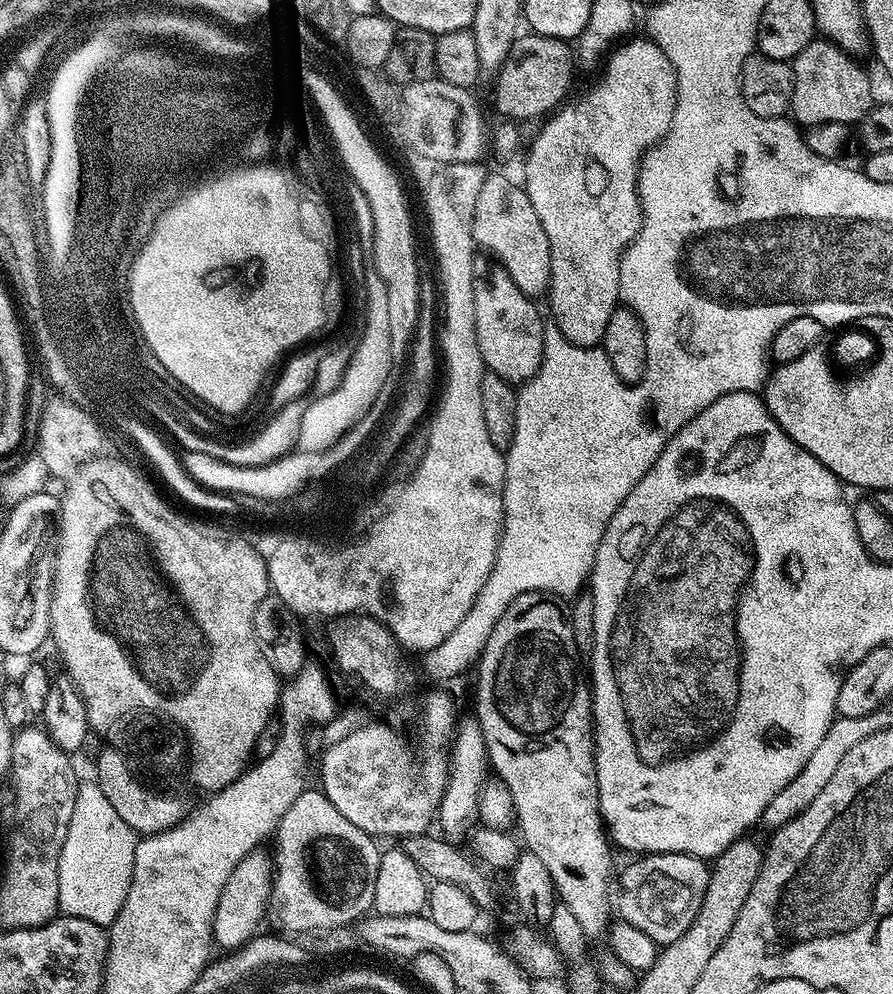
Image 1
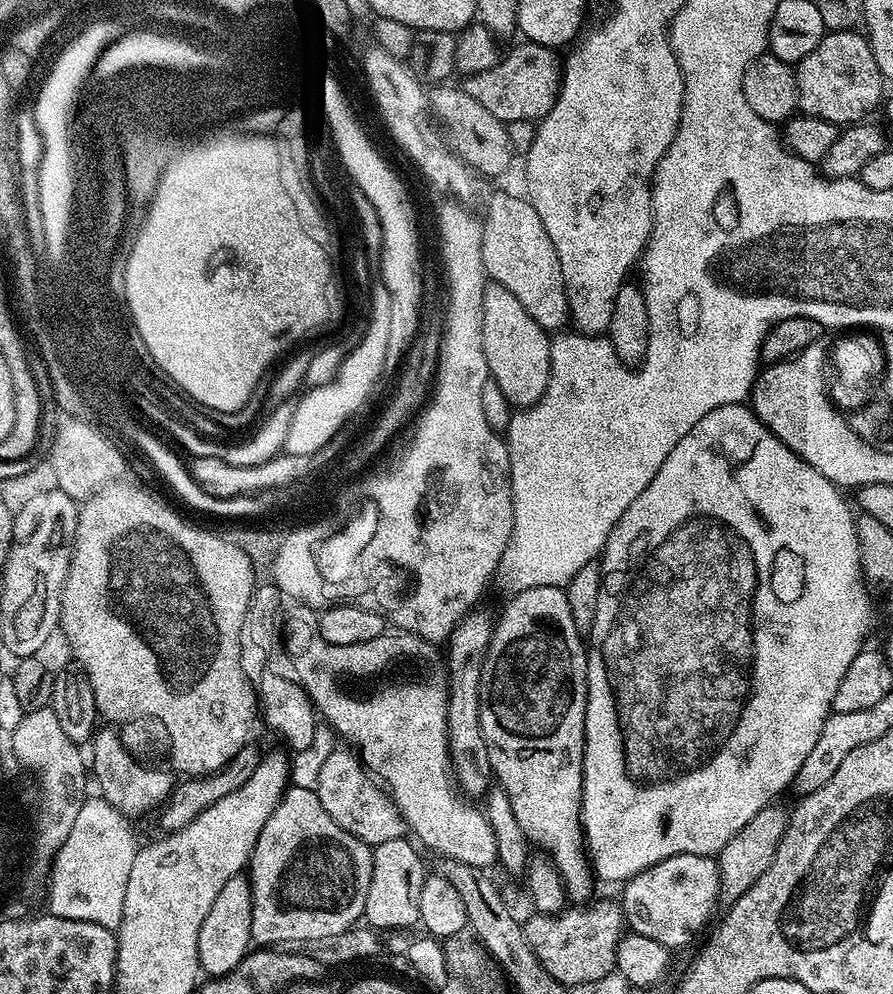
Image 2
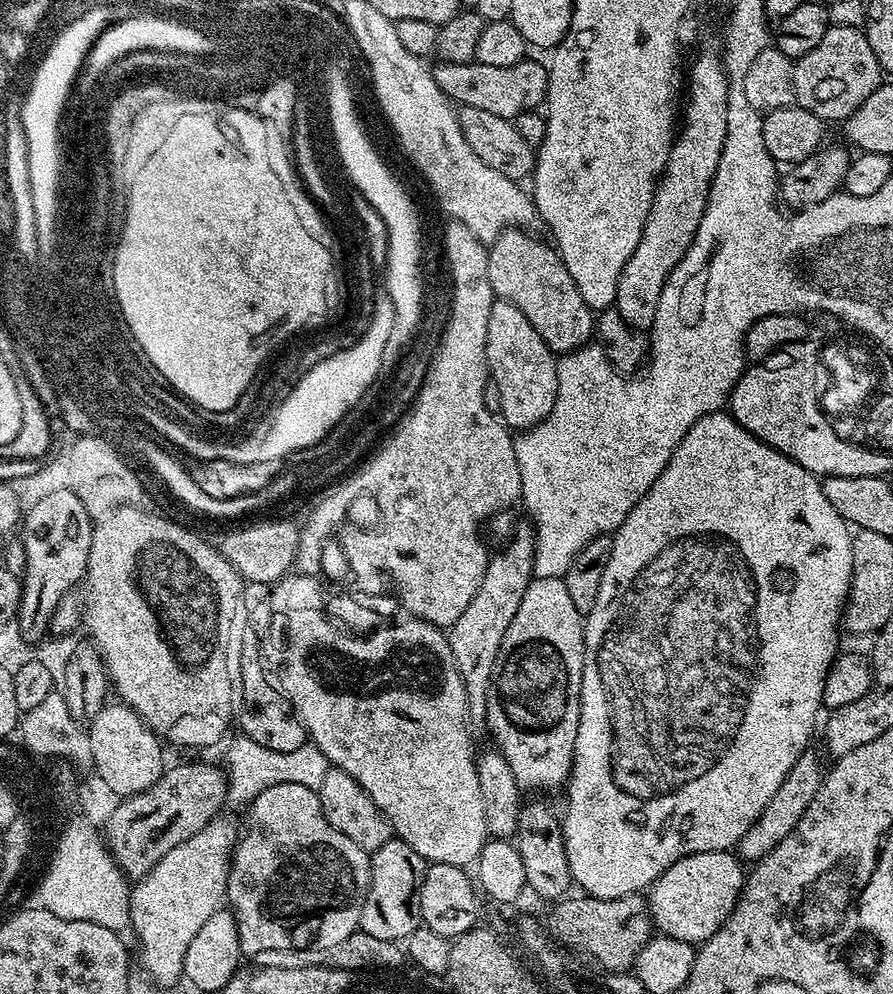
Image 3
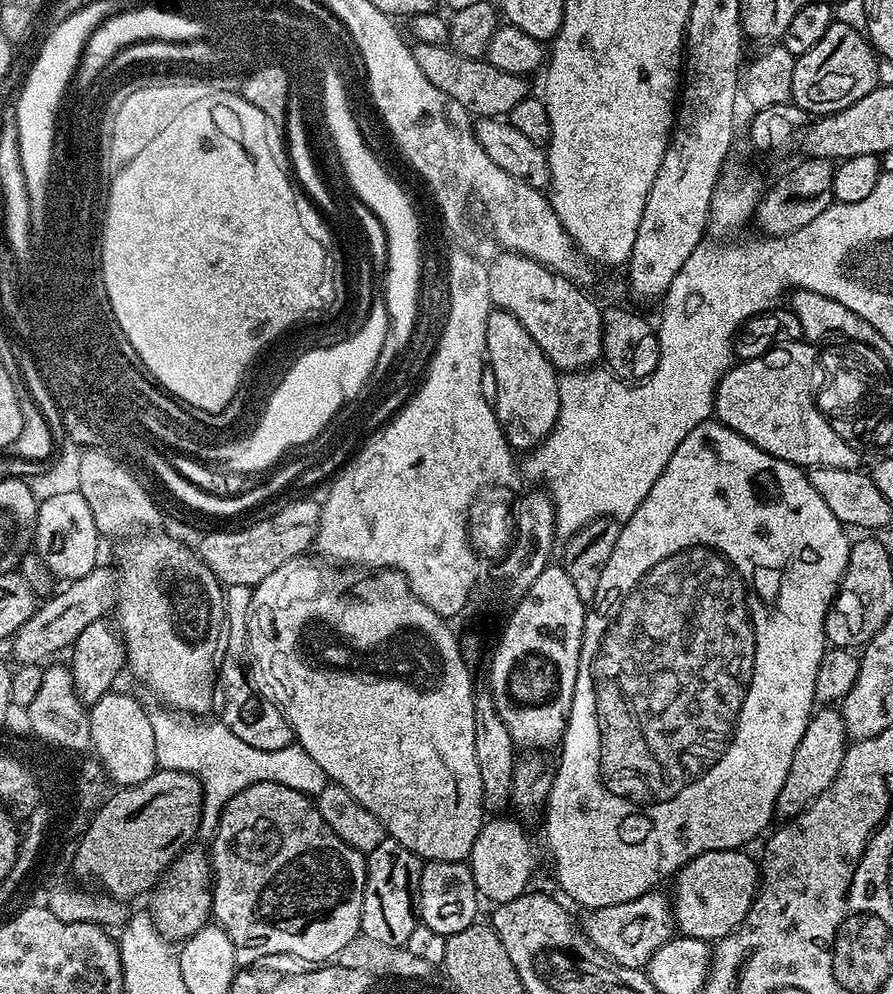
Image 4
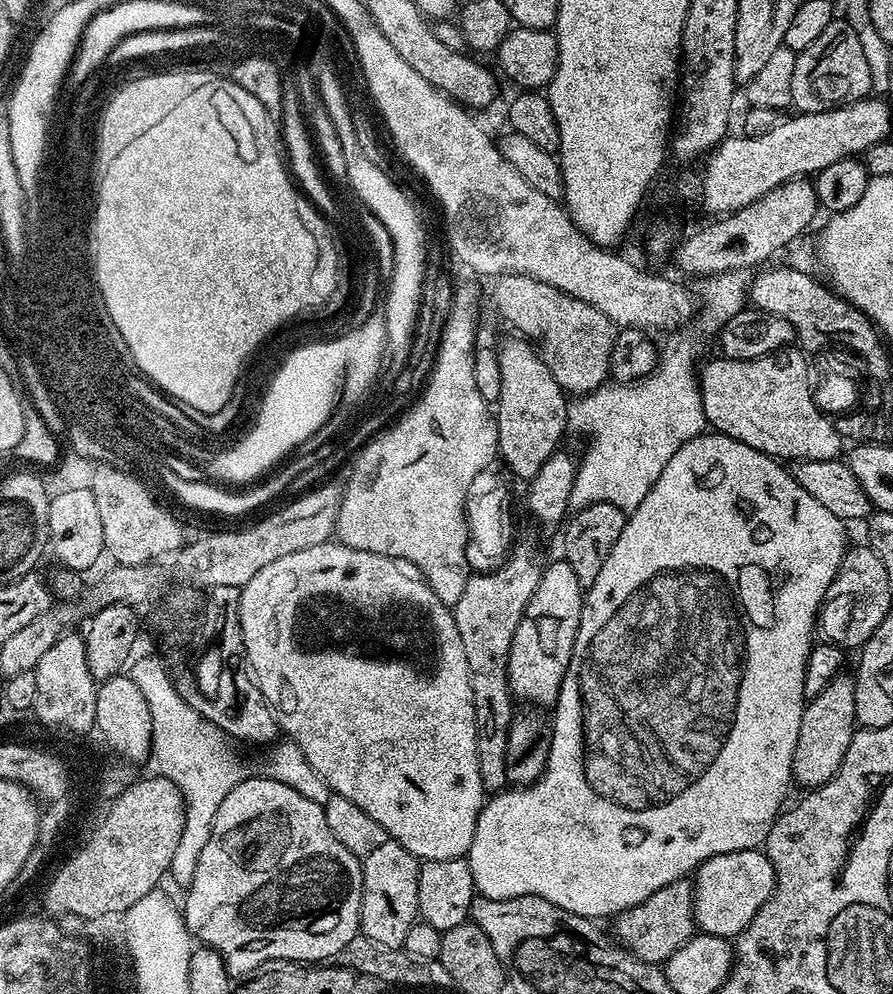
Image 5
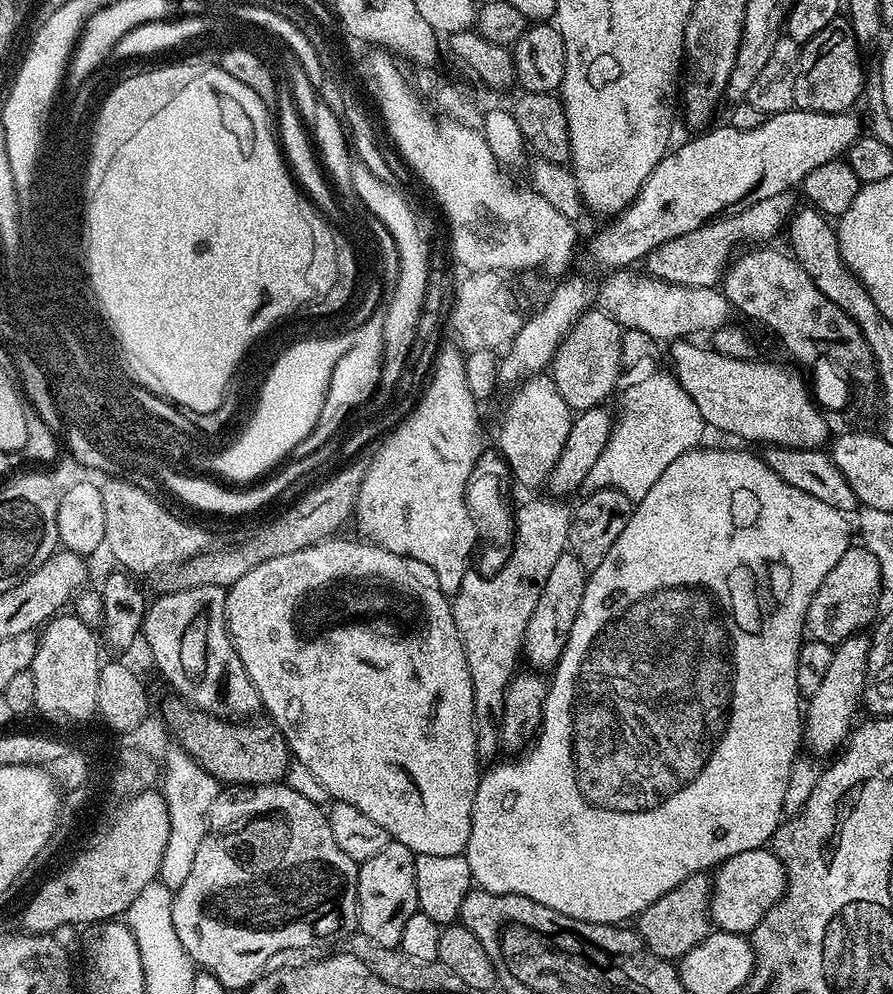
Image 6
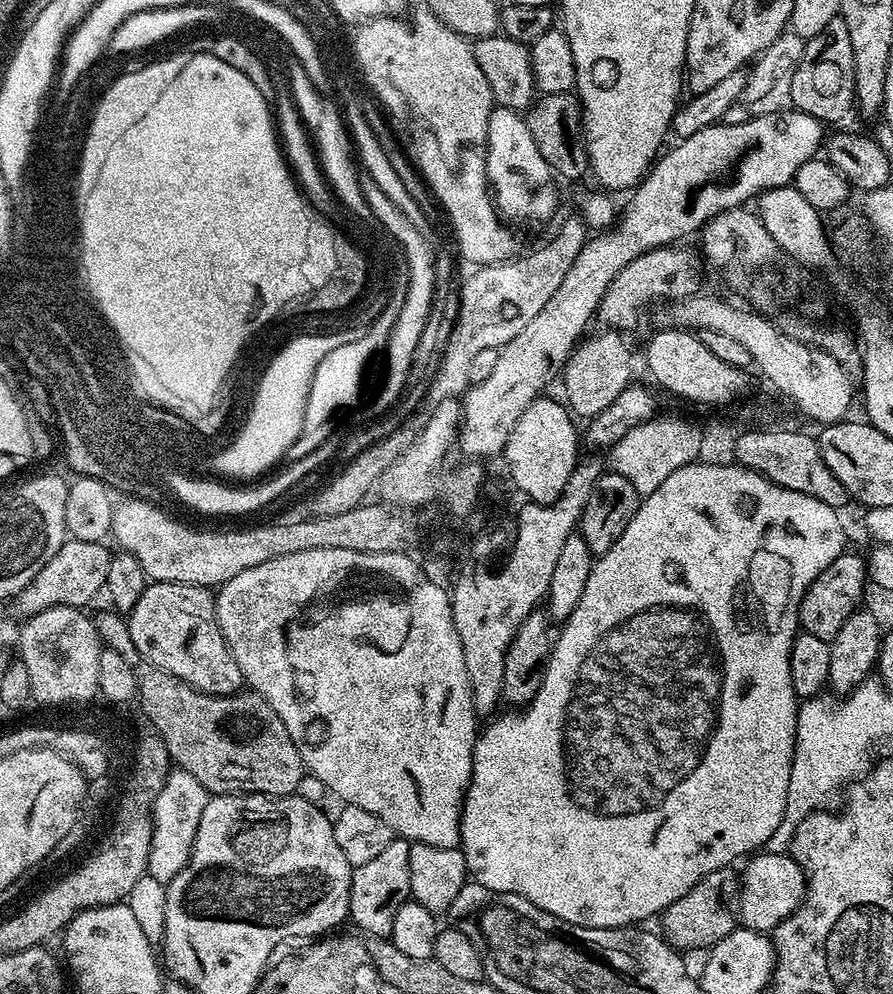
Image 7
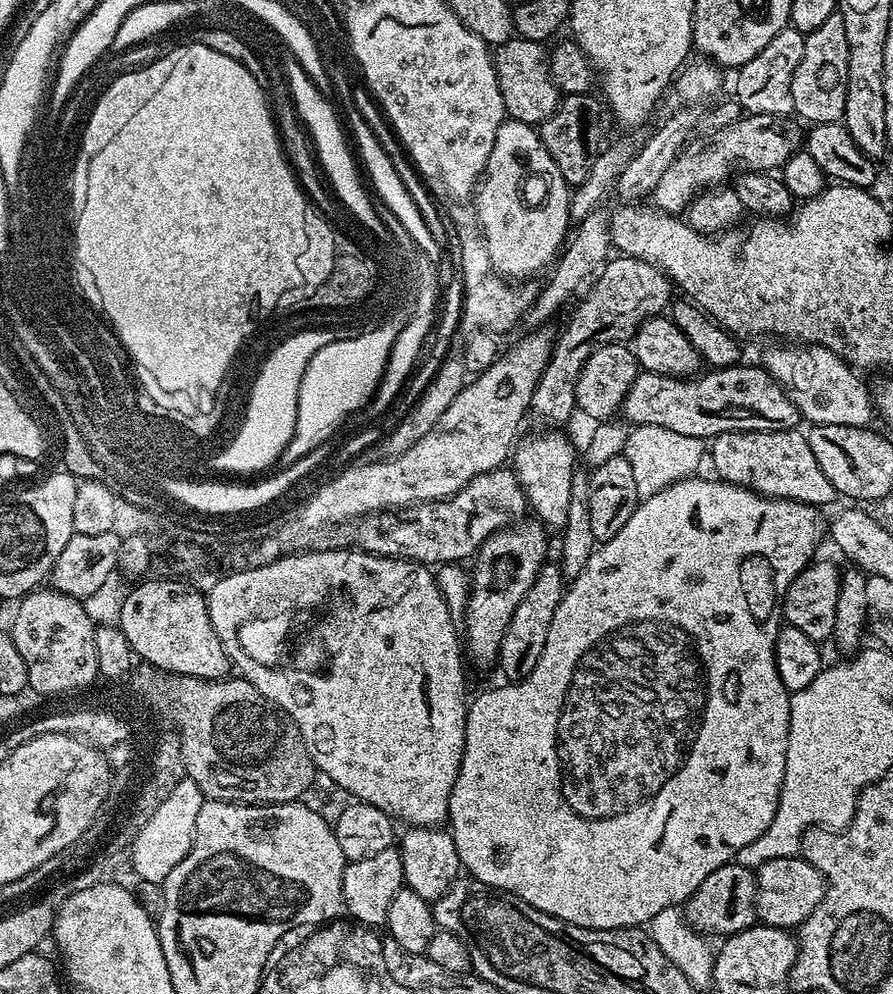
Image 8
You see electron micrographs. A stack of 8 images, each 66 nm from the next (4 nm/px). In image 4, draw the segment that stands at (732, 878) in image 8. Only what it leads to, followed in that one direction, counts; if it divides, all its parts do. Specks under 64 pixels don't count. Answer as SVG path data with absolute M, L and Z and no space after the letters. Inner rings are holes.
M653 890L629 902L615 906L598 907L585 913L581 928L587 938L602 954L627 968L643 969L651 956L675 935L676 927L669 897Z

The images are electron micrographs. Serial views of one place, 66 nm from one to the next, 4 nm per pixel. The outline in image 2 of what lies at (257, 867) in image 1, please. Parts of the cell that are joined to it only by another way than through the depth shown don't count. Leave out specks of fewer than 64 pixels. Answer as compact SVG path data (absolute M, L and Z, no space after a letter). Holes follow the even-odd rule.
M241 874L230 878L230 882L222 886L218 898L214 898L214 906L210 906L210 914L206 914L206 922L202 922L202 930L198 932L198 958L201 969L212 978L225 976L243 965L251 944L252 886L248 883L247 875Z

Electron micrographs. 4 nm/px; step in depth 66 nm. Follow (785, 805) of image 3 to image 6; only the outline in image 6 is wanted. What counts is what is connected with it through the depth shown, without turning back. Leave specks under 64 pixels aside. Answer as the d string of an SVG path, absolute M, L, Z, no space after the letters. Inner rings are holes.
M864 634L846 638L833 647L830 666L826 669L826 674L822 674L822 683L818 685L818 690L814 690L814 694L807 697L806 711L802 716L802 740L810 751L831 757L831 752L836 747L839 749L848 740L854 728L852 719L856 716L856 704L858 708L864 699L869 658L870 640Z

